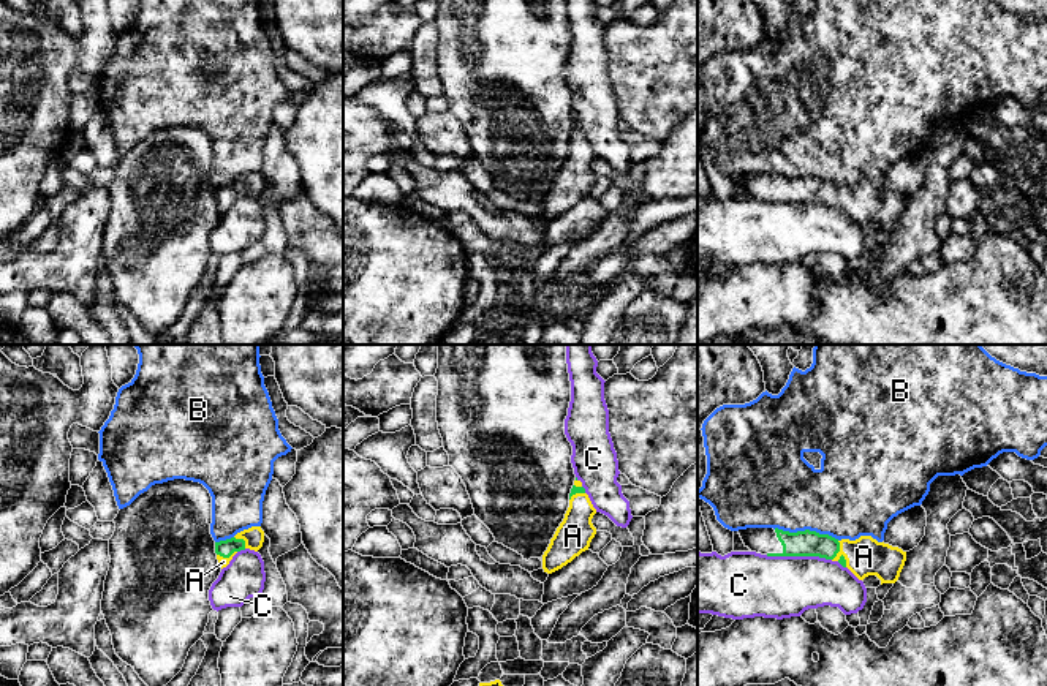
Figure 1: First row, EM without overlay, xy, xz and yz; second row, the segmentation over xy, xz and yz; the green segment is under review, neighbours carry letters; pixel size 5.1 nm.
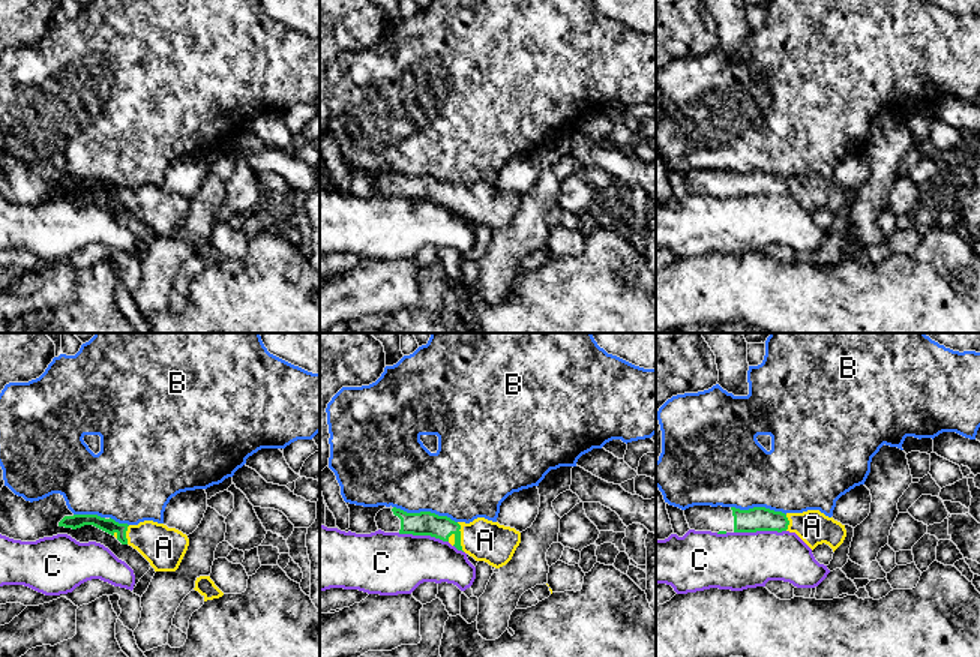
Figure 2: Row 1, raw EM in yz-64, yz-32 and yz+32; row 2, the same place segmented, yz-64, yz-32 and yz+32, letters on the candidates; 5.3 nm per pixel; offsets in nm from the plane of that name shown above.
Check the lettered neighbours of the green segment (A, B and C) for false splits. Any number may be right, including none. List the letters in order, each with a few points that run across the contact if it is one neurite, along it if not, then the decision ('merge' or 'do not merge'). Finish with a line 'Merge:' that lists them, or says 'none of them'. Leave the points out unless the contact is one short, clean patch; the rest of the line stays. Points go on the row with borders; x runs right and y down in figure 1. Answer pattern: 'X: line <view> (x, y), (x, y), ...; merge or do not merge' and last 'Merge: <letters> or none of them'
A: line yz (807, 542), (826, 546), (840, 557), (864, 557); merge
B: do not merge
C: do not merge
Merge: A

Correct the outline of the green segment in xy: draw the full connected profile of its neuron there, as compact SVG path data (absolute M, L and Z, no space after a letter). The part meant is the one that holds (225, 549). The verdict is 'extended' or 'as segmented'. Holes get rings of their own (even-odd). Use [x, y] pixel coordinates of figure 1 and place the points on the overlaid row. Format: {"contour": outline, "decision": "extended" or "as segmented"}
{"contour": "M251 526L237 533L234 537L215 542L215 553L220 567L226 567L232 556L245 548L258 552L264 542L264 531L261 526Z", "decision": "extended"}

